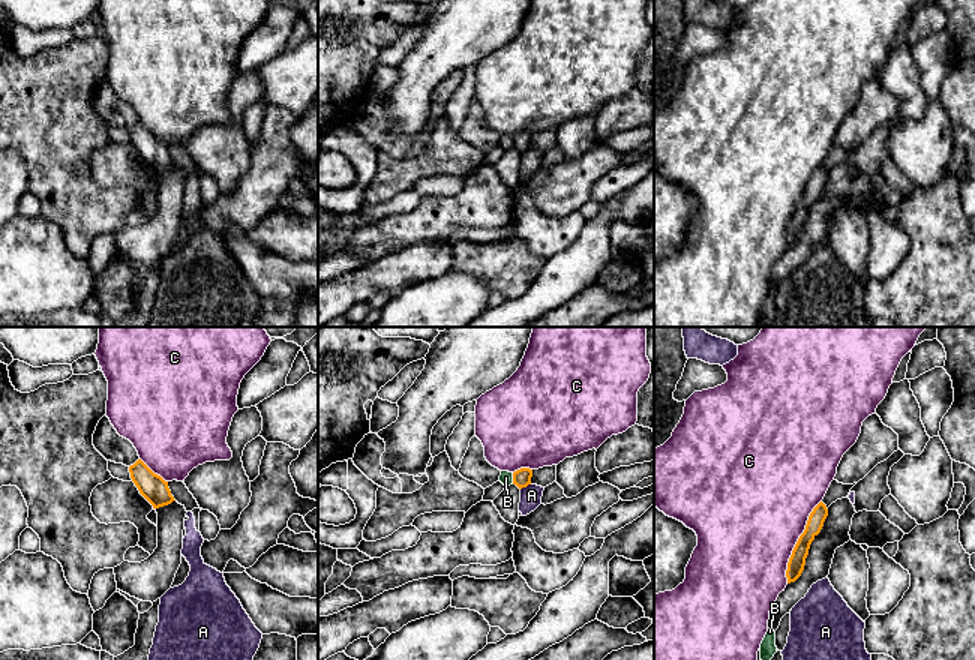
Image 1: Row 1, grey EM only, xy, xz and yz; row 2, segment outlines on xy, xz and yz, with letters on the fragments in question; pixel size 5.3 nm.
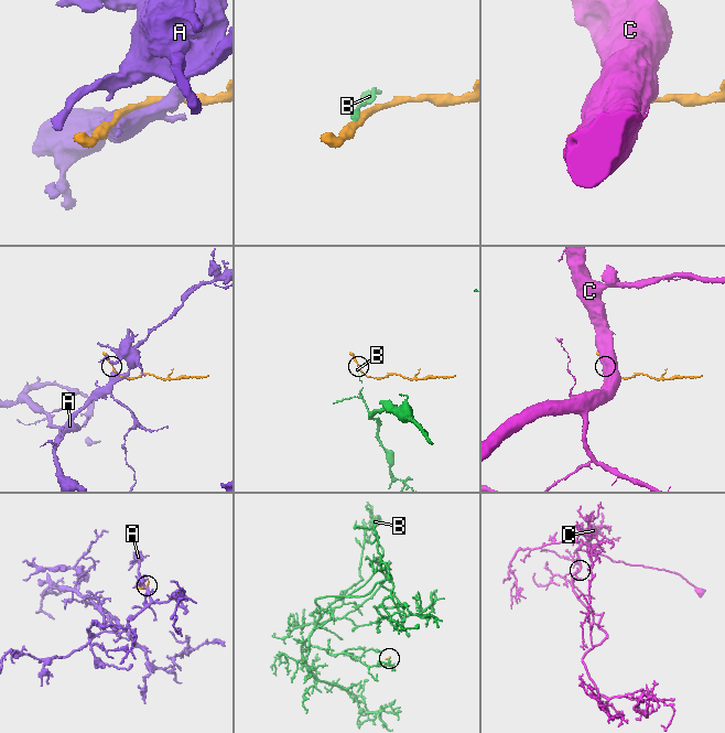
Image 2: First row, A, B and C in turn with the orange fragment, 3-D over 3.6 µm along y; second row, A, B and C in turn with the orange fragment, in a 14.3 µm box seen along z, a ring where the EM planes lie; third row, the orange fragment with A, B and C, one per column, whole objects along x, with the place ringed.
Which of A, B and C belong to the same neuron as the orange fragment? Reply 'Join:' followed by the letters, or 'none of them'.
Join: none of them

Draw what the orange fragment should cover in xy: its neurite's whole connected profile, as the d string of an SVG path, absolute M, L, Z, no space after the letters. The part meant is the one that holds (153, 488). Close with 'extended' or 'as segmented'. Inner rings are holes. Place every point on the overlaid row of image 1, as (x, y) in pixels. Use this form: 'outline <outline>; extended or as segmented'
outline M141 459L129 466L129 472L140 494L153 506L153 508L176 501L168 488L168 482L154 474Z; as segmented

